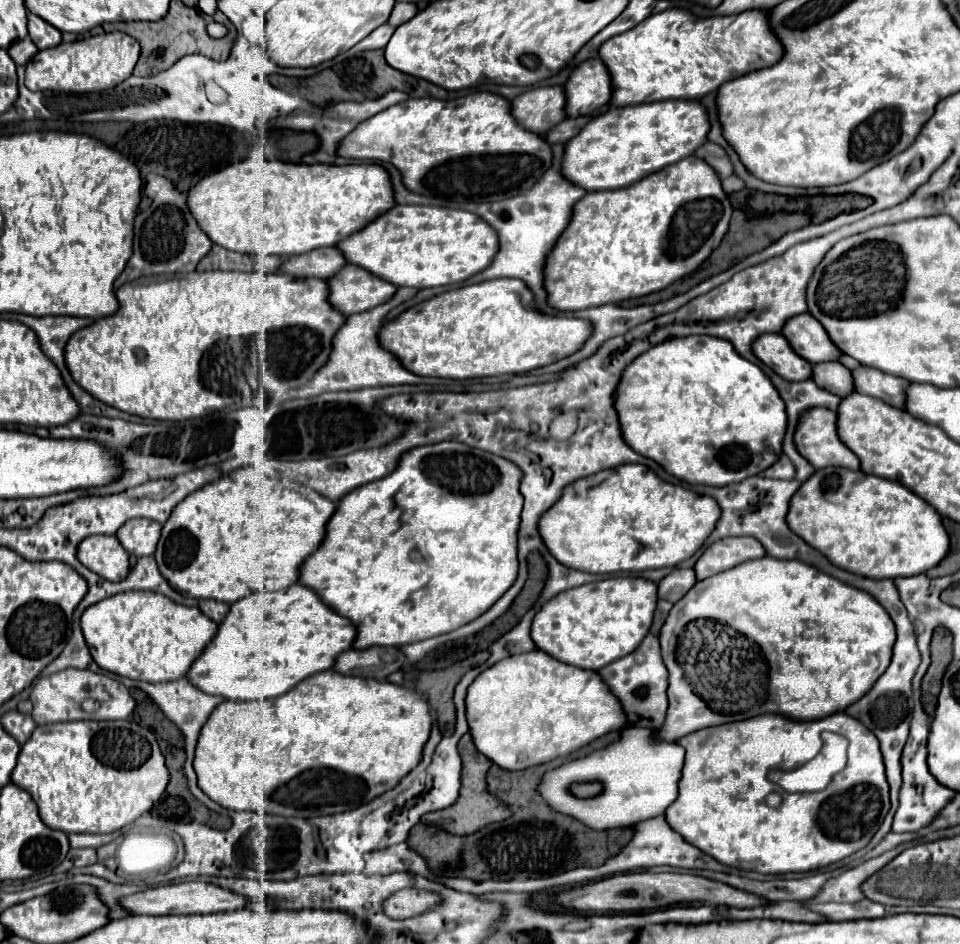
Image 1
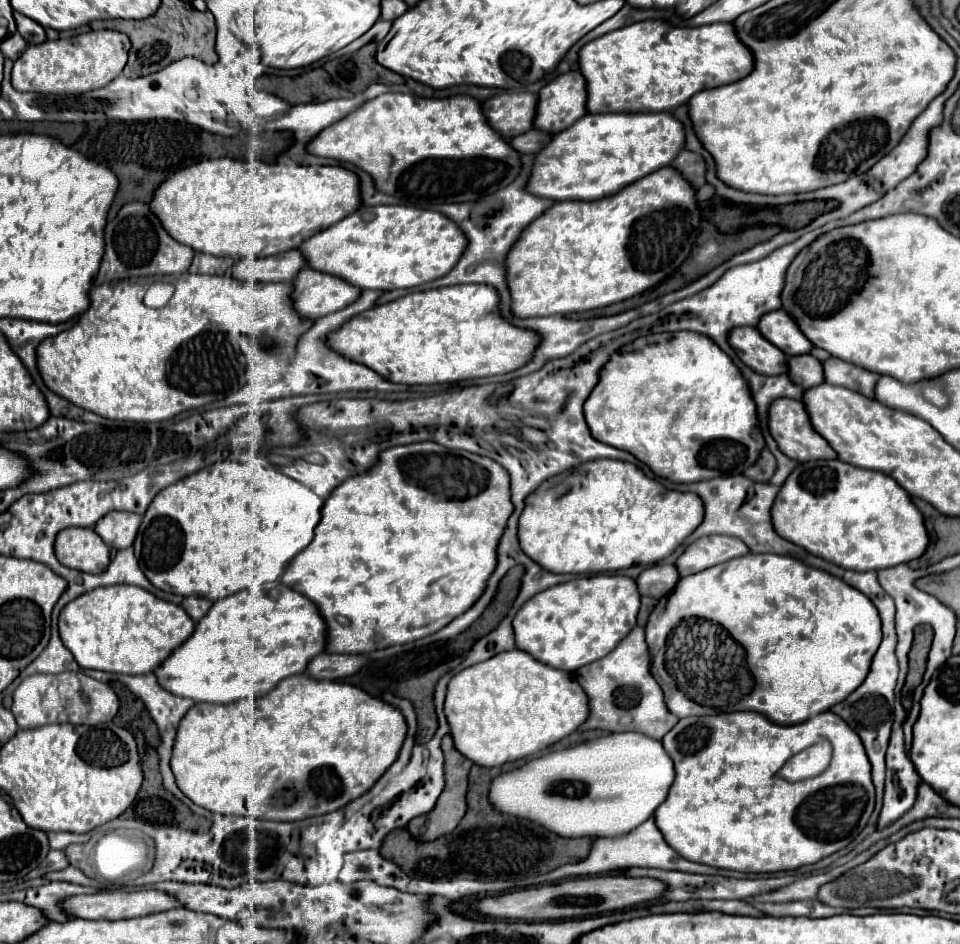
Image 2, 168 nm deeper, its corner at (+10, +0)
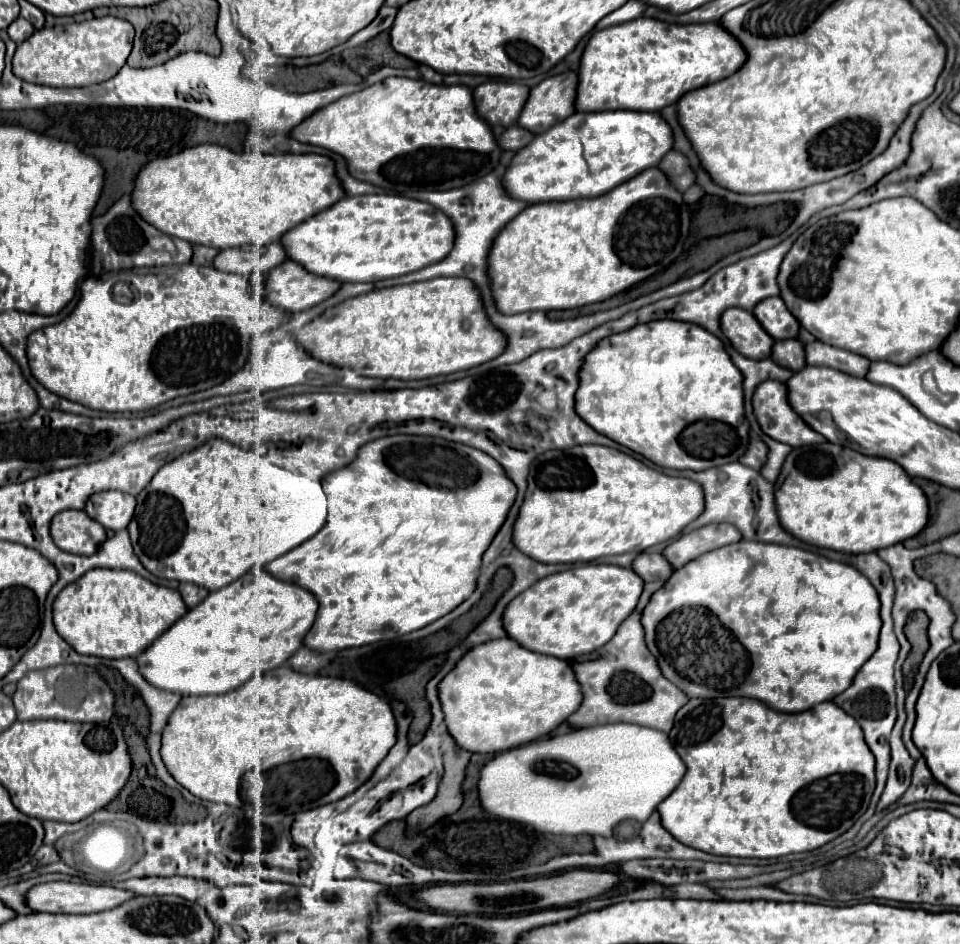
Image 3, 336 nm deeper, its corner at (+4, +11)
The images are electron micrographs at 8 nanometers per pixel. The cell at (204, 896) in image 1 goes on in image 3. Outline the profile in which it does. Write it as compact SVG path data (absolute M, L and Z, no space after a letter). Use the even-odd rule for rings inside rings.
M55 881L55 883L41 883L33 885L25 893L25 903L35 911L35 913L97 913L97 911L107 911L123 901L135 897L135 893L115 889L115 887L97 887L97 885L87 885L87 883L67 883L67 881Z

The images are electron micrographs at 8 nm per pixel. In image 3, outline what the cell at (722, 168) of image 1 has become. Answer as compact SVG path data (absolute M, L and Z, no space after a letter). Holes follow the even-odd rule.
M669 151L669 153L659 161L657 167L667 175L669 183L671 183L677 191L681 191L681 193L685 193L685 191L695 183L695 175L693 175L693 171L691 171L691 167L689 167L689 161L687 161L681 153L677 153L677 151Z

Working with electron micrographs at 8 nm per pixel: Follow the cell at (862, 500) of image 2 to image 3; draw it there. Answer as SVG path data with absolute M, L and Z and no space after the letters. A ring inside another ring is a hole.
M829 441L793 447L775 481L775 505L783 531L817 547L843 553L871 553L917 535L927 523L927 499L891 459L867 457Z

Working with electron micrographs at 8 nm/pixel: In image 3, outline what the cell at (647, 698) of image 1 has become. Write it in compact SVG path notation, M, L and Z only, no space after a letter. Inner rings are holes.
M633 611L619 626L615 639L611 639L607 647L599 647L599 651L573 659L571 667L583 691L583 701L579 709L567 717L567 723L571 723L573 727L593 727L603 723L625 721L659 729L663 733L671 731L673 717L679 707L687 703L687 695L683 695L683 691L679 691L671 681L663 679L655 657L647 651L640 619L641 613Z

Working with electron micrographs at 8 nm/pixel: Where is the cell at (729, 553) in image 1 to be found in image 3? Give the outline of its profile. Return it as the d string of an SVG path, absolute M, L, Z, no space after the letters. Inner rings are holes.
M727 523L707 525L707 527L699 527L691 533L681 535L673 543L669 543L661 551L661 555L671 563L671 567L679 569L707 551L713 551L717 547L737 543L737 541L741 541L741 535L733 525L727 525Z

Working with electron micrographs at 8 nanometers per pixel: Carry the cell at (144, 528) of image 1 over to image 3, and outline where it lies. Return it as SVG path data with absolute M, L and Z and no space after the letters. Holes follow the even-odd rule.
M101 491L91 495L85 503L85 513L101 523L105 529L127 529L135 511L135 497L121 491Z

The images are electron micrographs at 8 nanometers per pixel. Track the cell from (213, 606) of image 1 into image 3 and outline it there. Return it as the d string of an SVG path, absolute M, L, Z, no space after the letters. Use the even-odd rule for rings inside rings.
M181 583L179 585L179 593L181 593L185 605L191 609L191 607L199 605L207 597L209 591L203 589L203 587L199 587L199 585L195 585L195 583Z

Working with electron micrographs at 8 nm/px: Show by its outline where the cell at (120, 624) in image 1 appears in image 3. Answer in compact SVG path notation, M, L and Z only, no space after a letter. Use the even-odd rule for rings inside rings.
M103 567L87 571L53 601L53 623L59 635L77 653L107 659L137 657L185 613L187 607L175 589L153 585L133 571Z

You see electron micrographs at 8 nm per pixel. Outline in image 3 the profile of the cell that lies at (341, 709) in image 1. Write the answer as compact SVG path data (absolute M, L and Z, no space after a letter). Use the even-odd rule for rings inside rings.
M287 665L277 667L275 671L267 671L267 675L255 675L251 677L243 687L237 687L235 691L223 693L223 695L201 695L201 697L183 697L179 707L171 713L171 719L167 721L167 727L161 735L161 759L167 767L167 771L173 775L173 779L183 785L187 791L191 791L195 797L213 801L213 803L225 803L231 807L247 807L249 803L257 807L263 813L299 813L307 809L315 809L333 801L343 799L345 795L353 793L357 787L361 787L375 771L375 767L383 761L383 757L389 753L389 749L395 745L395 717L381 697L375 693L359 687L355 681L349 679L337 679L337 677L321 677L321 675L303 675Z

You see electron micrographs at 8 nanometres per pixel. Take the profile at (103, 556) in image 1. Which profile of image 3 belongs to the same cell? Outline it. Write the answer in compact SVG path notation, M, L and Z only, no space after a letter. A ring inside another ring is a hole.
M61 511L51 519L51 537L53 543L77 555L93 555L99 545L107 539L105 529L95 523L85 511Z

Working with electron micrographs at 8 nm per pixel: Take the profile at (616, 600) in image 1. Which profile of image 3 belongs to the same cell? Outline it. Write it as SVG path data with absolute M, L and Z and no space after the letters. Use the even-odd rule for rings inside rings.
M581 565L547 575L519 593L503 611L503 629L525 649L569 661L575 655L605 645L621 621L635 609L641 591L643 581L631 569L617 565Z

